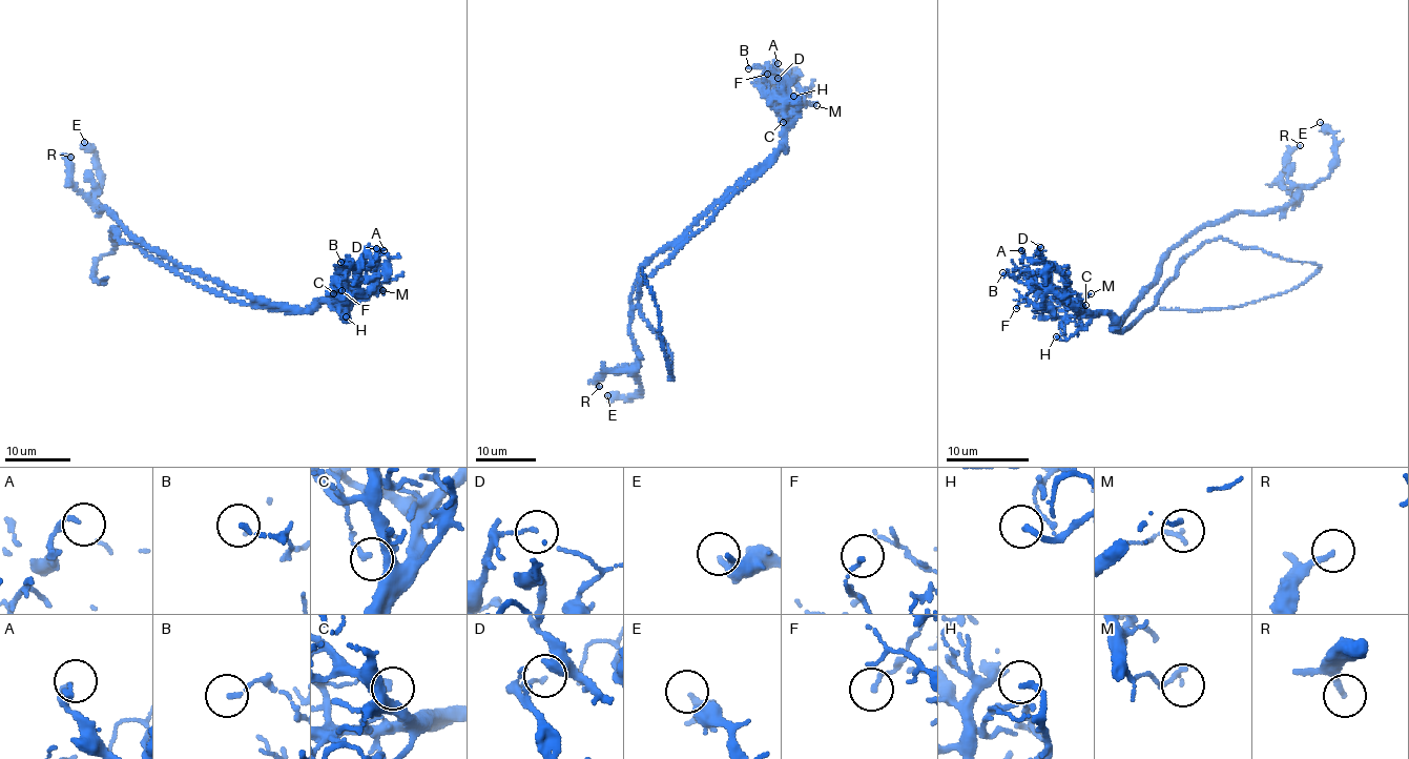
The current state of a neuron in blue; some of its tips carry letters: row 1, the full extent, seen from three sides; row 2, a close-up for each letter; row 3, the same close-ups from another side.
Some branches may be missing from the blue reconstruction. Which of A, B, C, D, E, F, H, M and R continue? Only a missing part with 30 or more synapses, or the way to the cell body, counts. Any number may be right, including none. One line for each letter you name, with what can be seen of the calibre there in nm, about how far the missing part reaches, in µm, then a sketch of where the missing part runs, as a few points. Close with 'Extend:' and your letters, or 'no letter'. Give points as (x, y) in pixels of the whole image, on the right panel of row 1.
Extend: no letter

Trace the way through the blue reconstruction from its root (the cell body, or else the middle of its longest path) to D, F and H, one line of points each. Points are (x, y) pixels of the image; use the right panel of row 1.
D: (1134, 322), (1122, 330), (1113, 327), (1109, 314), (1086, 312), (1065, 281), (1040, 252), (1040, 247)
F: (1134, 322), (1122, 330), (1113, 327), (1109, 314), (1070, 314), (1065, 307), (1042, 294), (1016, 308)
H: (1134, 322), (1122, 330), (1113, 327), (1109, 314), (1092, 313), (1084, 326), (1064, 341), (1056, 336)

